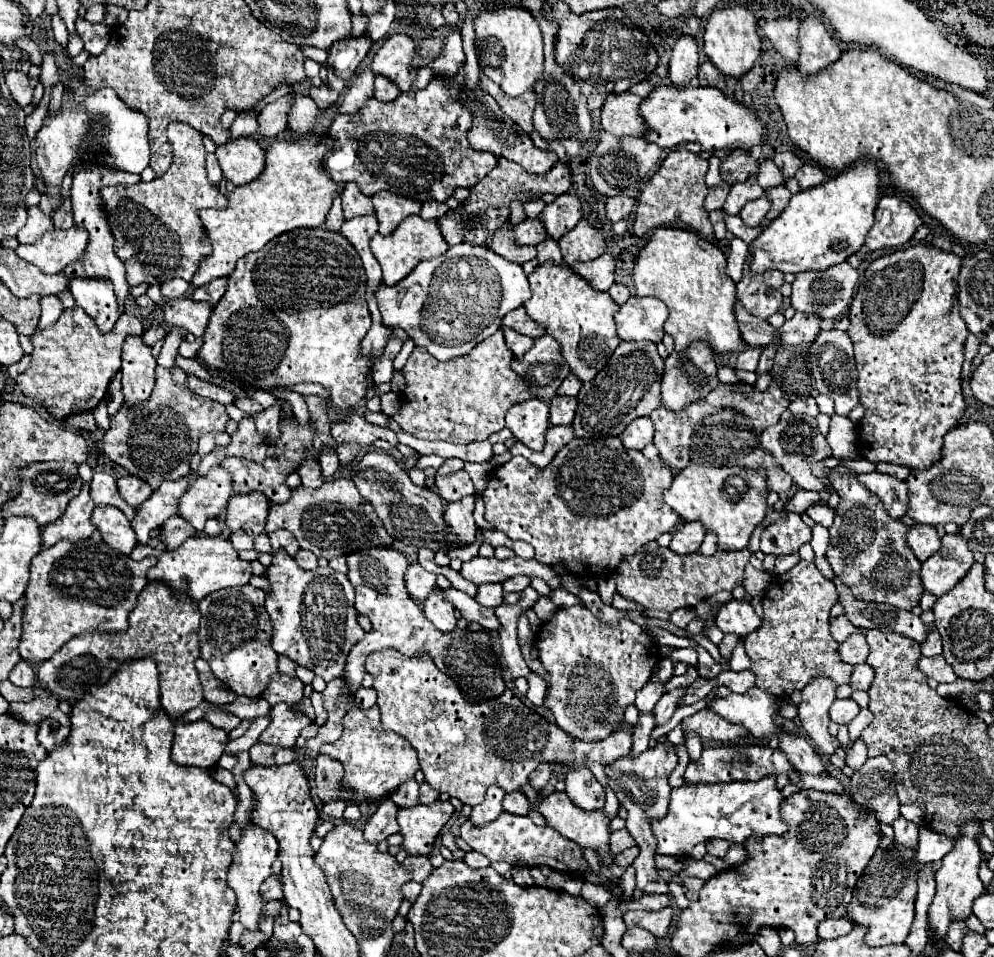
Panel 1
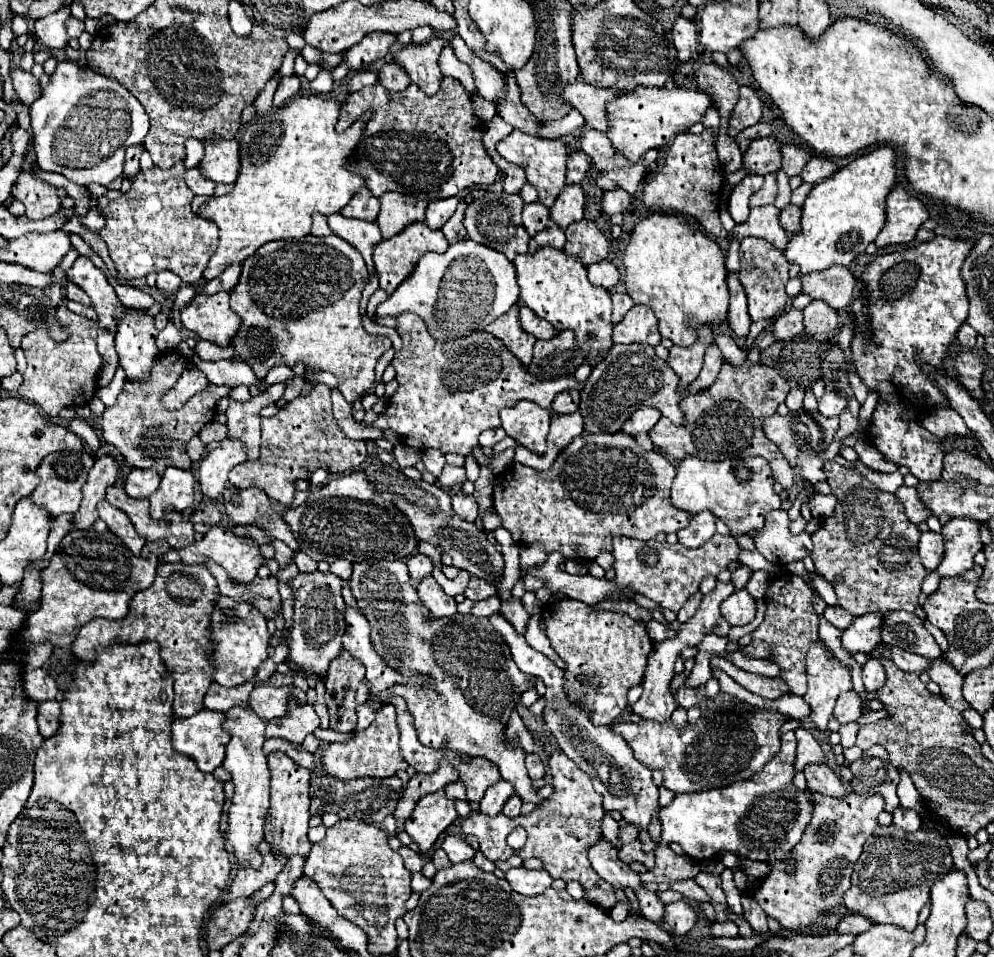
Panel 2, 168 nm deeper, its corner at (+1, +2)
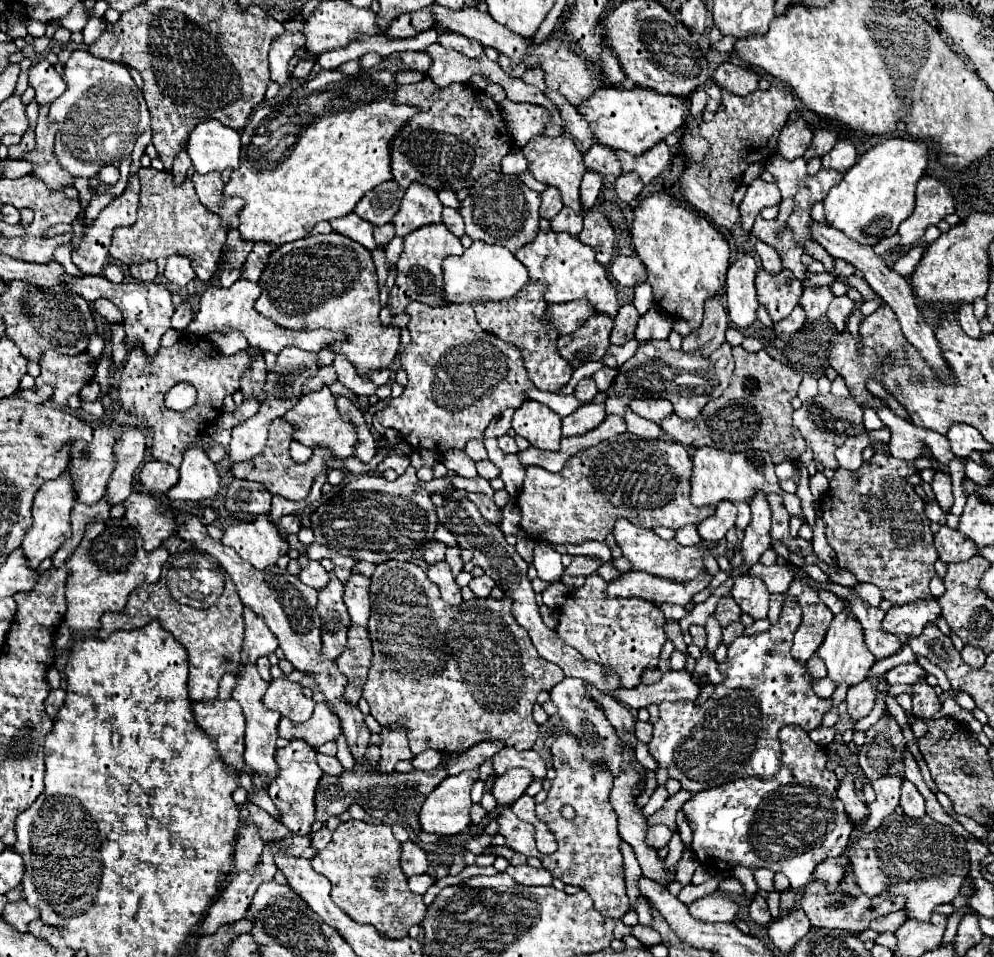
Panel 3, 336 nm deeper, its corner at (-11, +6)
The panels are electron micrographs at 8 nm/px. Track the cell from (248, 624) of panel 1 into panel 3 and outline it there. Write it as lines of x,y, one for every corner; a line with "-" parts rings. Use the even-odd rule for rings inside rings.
244,607
244,645
242,645
242,663
250,659
256,663
258,657
270,655
278,649
276,635
268,629
266,621
256,615
252,609

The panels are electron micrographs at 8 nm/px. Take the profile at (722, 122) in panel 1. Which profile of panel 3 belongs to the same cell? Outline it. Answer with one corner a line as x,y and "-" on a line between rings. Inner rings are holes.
602,87
584,99
576,109
590,123
592,135
600,145
614,151
628,151
632,155
642,155
642,151
654,147
656,143
664,141
666,135
678,131
688,113
686,99
640,87

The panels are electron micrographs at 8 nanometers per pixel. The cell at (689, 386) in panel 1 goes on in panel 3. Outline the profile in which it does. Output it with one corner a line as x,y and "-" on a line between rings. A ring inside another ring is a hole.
710,297
704,307
704,319
702,325
692,331
684,341
684,351
702,351
704,355
710,355
714,349
718,349
724,343
724,331
728,327
728,313
724,309
722,297

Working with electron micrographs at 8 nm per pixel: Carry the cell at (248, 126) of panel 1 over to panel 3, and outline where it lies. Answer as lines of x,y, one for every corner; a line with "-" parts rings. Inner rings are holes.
284,31
282,35
278,35
274,41
272,41
272,47
270,47
270,73
272,73
272,79
278,83
278,85
284,85
288,83
288,61
294,57
296,49
300,49
304,43
302,35
300,33
290,33
290,31

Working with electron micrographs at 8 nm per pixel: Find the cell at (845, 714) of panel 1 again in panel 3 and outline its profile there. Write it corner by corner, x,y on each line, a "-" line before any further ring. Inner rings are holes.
862,681
858,685
848,687
848,695
846,695
846,703
848,703
848,715
858,721
866,715
870,715
872,707
874,707
874,687
868,681

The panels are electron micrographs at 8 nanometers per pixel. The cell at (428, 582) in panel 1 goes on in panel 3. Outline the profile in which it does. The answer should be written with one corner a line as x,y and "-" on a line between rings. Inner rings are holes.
430,541
426,551
424,551
424,559
428,565
434,565
438,561
444,559
444,551
446,551
446,545
444,543
438,543
438,541

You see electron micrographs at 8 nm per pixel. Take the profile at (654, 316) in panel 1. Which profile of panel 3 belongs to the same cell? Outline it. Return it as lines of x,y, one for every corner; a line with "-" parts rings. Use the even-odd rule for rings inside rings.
652,307
646,315
640,317
634,337
638,341
666,339
672,331
672,317
662,307

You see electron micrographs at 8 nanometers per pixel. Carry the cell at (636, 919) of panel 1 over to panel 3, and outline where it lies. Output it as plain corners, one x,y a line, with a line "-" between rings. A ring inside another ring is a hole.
714,893
714,895
708,895
708,897
702,897
694,903
688,905
690,913
696,917
696,919
702,919
702,921
720,921
720,923
732,923
738,915
738,903
732,901
728,895
720,895
720,893

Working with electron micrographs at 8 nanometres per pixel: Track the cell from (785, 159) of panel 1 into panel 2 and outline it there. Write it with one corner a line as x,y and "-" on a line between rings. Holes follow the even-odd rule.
782,145
780,153
782,153
782,171
788,177
798,175
812,157
810,151
806,151
802,147
796,147
796,145

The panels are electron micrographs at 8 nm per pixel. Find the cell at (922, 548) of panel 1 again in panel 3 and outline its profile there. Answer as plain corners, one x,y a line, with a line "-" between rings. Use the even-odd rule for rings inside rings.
942,525
938,533
934,533
934,547
938,551
938,557
944,563
968,561
970,557
978,555
978,547
970,537
962,535
956,529
950,529
946,525

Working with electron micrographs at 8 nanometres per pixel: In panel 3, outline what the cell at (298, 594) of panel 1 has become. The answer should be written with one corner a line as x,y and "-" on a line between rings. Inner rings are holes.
332,577
330,583
318,591
318,613
322,619
322,651
326,659
336,659
346,647
346,633
350,627
348,609
342,601
344,585

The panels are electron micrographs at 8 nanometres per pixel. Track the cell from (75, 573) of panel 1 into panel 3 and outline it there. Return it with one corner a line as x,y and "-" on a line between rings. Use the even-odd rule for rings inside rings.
106,519
102,523
88,523
86,533
78,549
66,561
70,575
66,583
68,611
64,623
70,629
98,631
100,617
108,611
122,611
128,595
140,583
156,583
162,565
168,559
168,549
158,547
154,551
144,549
144,541
134,525
122,519

